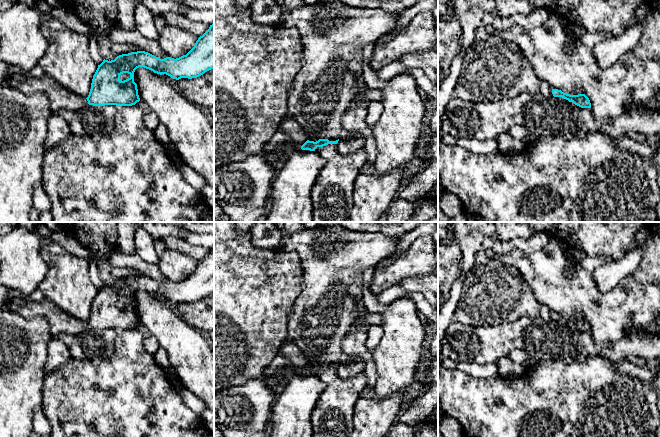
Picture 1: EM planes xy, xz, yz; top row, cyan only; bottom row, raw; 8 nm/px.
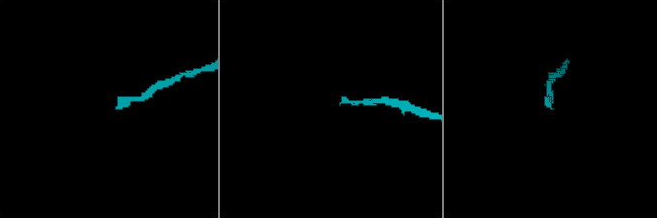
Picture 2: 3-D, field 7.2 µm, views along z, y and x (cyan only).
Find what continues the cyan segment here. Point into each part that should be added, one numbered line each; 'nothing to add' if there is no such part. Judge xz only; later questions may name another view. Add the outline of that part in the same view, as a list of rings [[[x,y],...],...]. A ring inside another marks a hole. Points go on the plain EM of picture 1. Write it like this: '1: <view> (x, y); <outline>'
1: xz (289, 353); [[[283,342],[276,357],[264,368],[263,377],[271,376],[278,371],[285,371],[288,374],[288,364],[292,364],[294,367],[302,370],[307,365],[307,361],[308,358],[294,343]]]

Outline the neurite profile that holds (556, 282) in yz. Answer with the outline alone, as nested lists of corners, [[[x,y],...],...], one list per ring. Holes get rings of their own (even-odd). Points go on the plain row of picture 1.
[[[553,236],[549,237],[546,246],[531,253],[515,248],[504,255],[500,251],[489,249],[487,255],[515,267],[529,285],[536,300],[541,305],[548,306],[552,313],[570,319],[585,318],[590,324],[597,346],[626,338],[633,328],[660,334],[660,289],[656,285],[638,283],[633,275],[628,275],[611,291],[602,292],[598,289],[592,273],[579,268],[576,261],[569,261],[563,252],[562,242]]]

